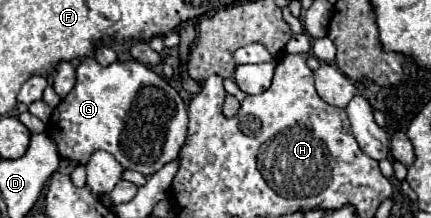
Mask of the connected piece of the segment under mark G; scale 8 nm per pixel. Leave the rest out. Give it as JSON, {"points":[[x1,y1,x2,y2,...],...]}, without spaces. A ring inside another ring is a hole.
{"points":[[85,57,77,67,77,83,73,91,57,107,55,123,63,135,63,141,55,141,61,157,85,165,93,151,103,149,111,153,123,167,135,169,145,177,157,173,165,163,177,159,187,137,187,111,183,99,165,79,155,75,139,61,115,61,103,67,93,57]]}

